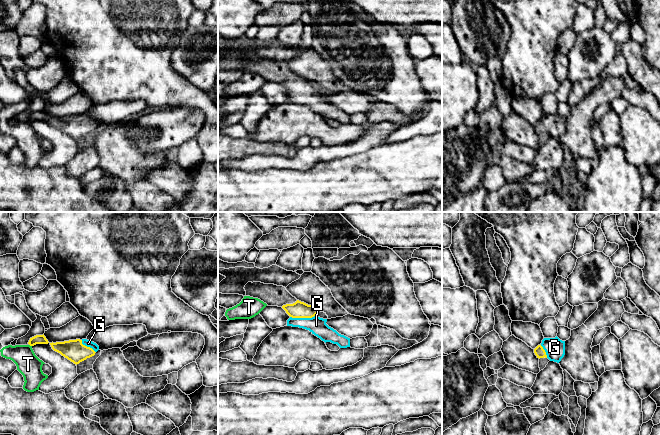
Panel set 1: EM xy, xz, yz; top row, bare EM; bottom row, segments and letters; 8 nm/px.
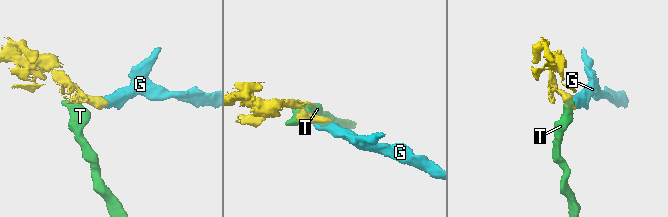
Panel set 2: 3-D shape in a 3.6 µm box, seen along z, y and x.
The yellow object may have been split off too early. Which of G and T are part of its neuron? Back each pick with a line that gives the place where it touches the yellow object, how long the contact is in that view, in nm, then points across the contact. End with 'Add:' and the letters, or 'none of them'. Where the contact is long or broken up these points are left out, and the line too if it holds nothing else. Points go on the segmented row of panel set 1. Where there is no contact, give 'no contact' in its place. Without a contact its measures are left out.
G: xz (302, 317) | 200 nm | across xz (299, 309), (302, 317), (316, 325)
Add: G

